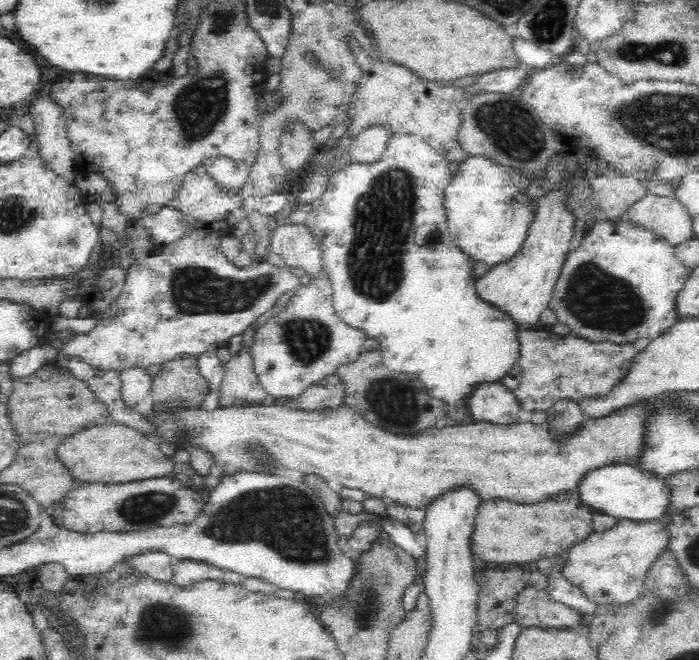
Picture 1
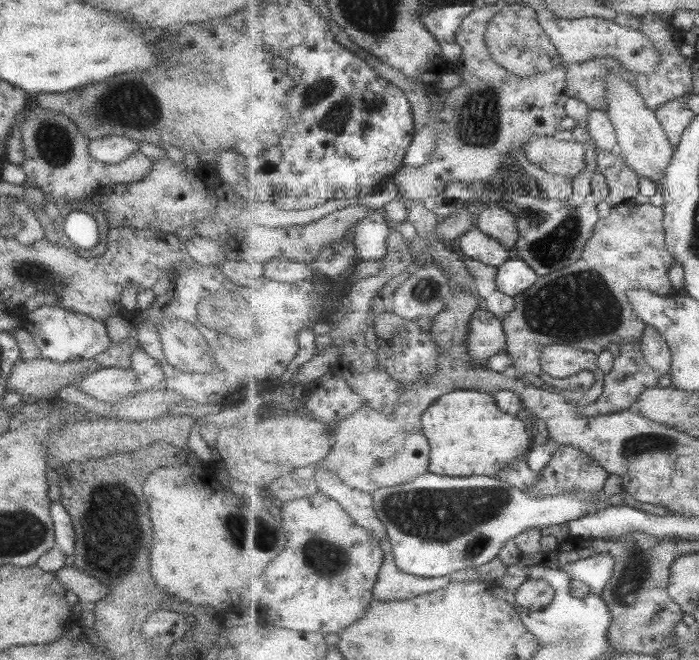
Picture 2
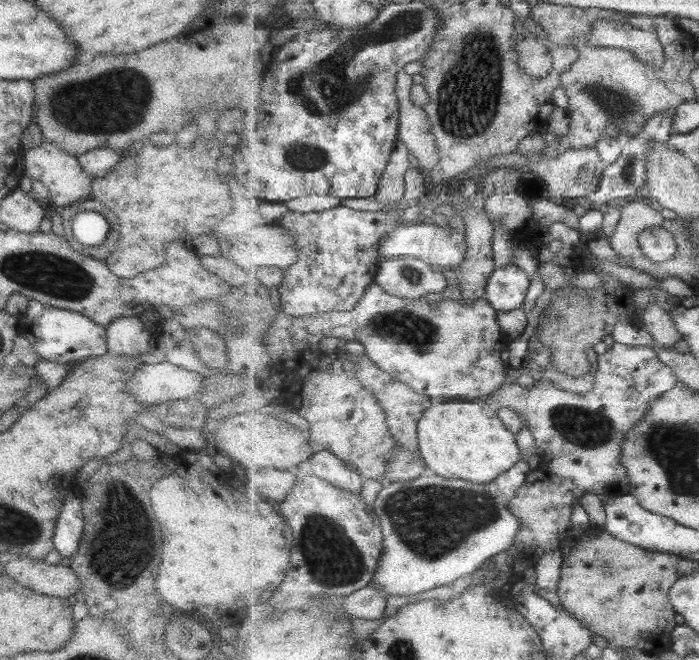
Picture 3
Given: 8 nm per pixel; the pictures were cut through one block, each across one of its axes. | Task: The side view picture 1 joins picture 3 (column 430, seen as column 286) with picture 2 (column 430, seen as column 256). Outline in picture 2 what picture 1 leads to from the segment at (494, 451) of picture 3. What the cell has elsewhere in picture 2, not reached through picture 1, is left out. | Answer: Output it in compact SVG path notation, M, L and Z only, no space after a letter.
M455 390L440 396L433 406L422 414L422 428L430 440L432 453L430 456L430 472L447 474L453 477L470 477L483 475L497 477L504 468L511 466L516 458L521 458L532 450L532 437L527 424L513 414L499 408L492 393L475 390Z

